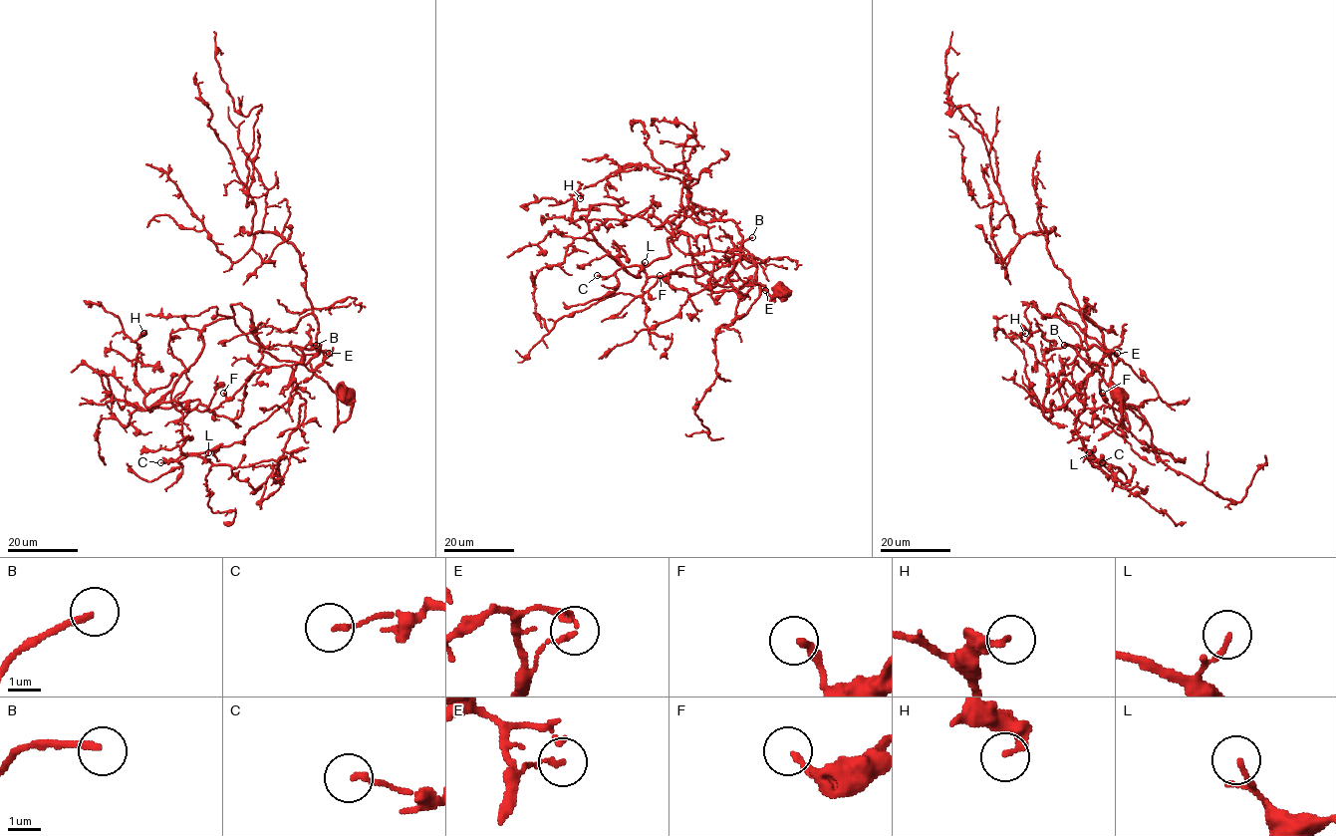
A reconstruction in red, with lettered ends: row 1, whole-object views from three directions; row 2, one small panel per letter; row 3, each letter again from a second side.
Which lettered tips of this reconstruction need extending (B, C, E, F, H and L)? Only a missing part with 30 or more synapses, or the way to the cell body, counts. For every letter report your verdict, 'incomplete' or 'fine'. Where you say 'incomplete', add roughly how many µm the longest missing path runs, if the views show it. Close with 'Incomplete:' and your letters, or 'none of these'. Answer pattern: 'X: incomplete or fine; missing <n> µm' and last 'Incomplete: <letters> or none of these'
B: incomplete; missing 45 µm
C: fine
E: fine
F: incomplete; missing 25 µm
H: fine
L: fine
Incomplete: B, F

